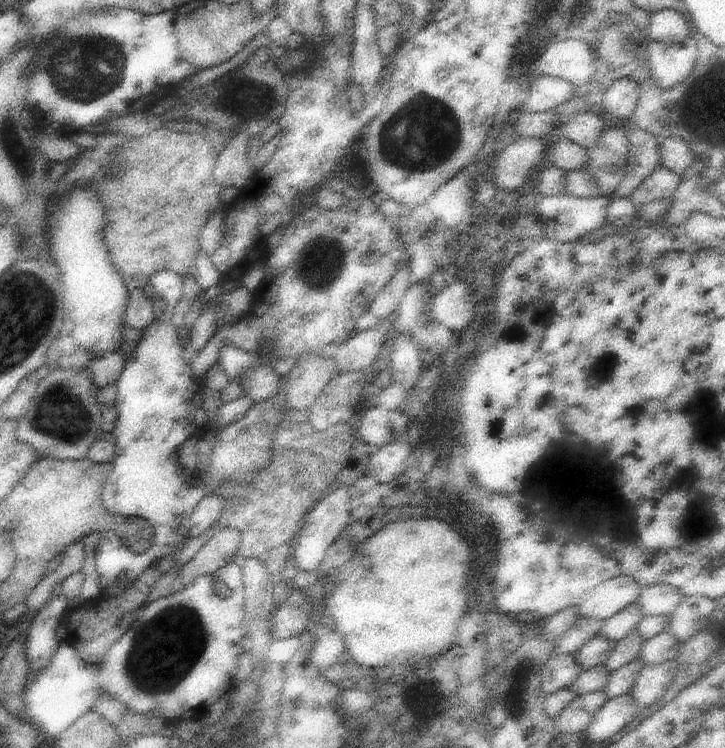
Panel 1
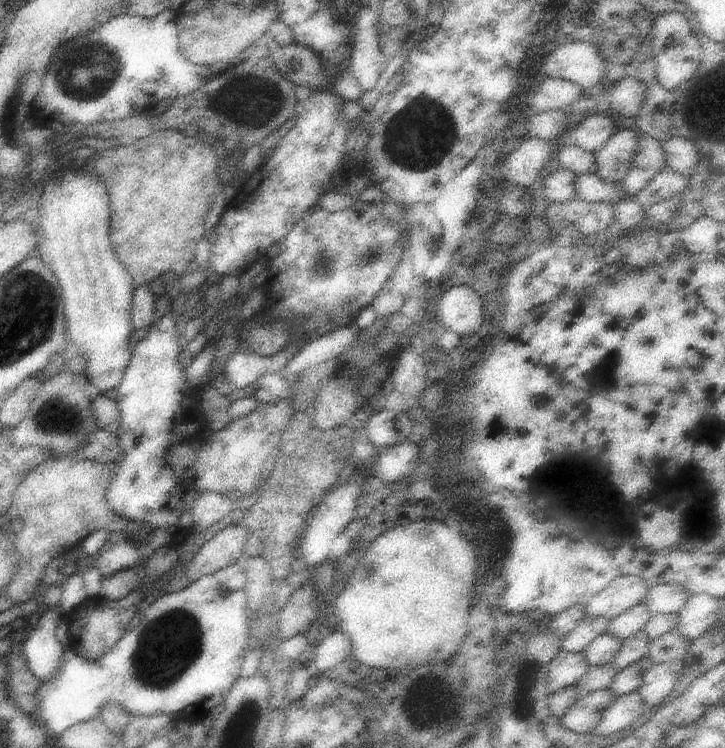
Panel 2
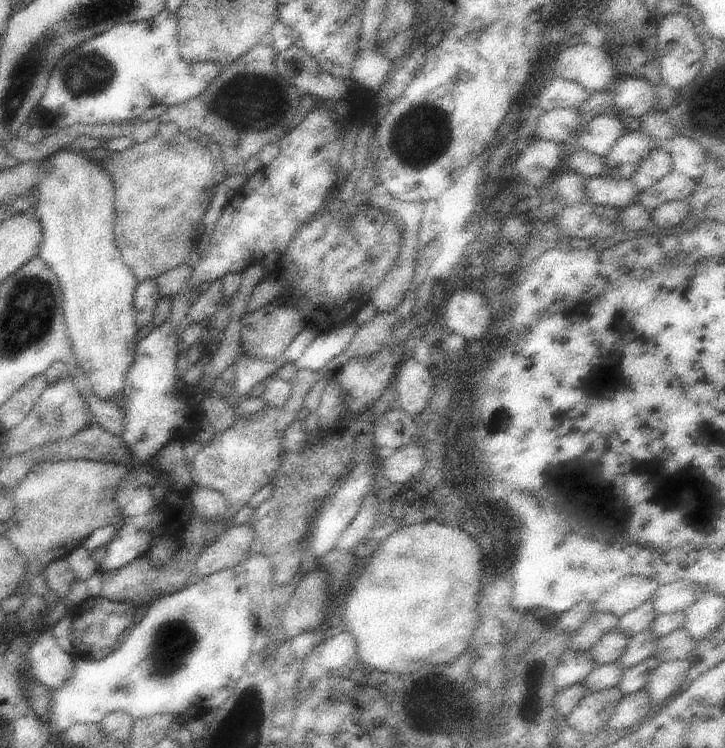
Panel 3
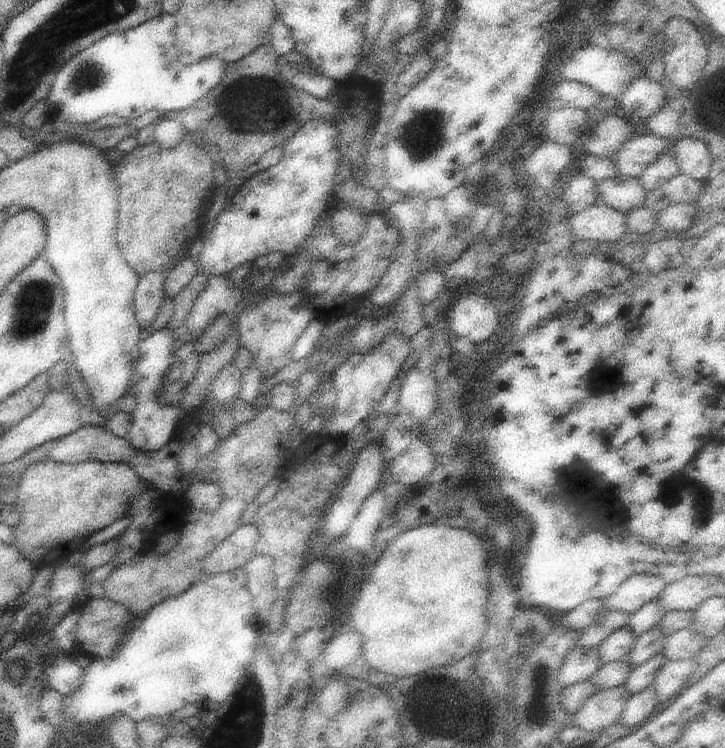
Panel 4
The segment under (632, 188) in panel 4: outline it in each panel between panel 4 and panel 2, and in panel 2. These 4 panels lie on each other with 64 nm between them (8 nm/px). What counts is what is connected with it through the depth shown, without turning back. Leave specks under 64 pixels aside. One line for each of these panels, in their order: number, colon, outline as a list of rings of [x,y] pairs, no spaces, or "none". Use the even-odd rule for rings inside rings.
2: [[[591,174],[591,176],[577,176],[575,180],[575,186],[577,186],[577,198],[579,200],[587,200],[587,202],[609,202],[609,204],[617,204],[621,202],[625,196],[621,184],[617,182],[603,182],[597,174]]]
3: [[[587,178],[585,182],[589,198],[593,204],[611,206],[617,210],[623,210],[629,204],[637,204],[641,200],[641,190],[637,190],[637,184],[633,178],[629,180],[615,180],[615,178]]]

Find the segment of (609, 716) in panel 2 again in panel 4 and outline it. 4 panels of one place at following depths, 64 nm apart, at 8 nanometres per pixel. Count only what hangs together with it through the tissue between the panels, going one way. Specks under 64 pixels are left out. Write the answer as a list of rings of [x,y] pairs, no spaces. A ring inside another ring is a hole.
[[[647,686],[645,690],[633,694],[627,704],[625,704],[625,710],[621,714],[621,720],[617,724],[623,724],[623,726],[635,726],[639,728],[645,720],[649,722],[655,714],[653,710],[657,710],[659,702],[657,702],[657,692],[653,686]]]

